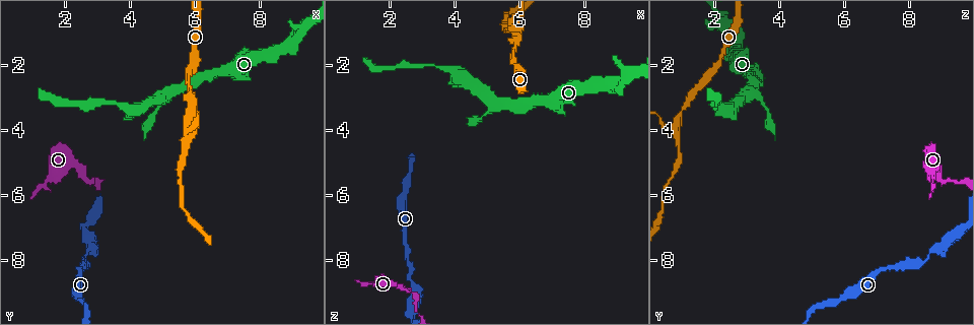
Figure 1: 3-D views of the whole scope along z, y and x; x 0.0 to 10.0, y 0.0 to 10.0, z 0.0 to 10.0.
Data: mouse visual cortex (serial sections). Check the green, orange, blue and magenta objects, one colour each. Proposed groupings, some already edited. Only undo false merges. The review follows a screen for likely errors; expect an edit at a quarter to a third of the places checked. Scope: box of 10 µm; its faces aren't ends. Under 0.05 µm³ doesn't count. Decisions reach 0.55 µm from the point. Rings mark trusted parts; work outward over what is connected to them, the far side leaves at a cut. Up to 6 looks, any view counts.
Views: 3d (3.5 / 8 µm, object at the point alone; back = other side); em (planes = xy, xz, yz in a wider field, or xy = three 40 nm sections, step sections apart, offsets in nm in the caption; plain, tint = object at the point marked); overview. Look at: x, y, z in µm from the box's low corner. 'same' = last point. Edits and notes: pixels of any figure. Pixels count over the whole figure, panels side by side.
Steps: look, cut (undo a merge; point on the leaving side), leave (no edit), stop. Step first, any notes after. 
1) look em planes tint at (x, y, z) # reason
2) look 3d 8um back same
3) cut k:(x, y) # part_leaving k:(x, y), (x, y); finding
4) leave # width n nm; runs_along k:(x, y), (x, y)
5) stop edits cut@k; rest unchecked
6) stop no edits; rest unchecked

look 3d 3.5um at (5.40, 2.85, 3.15) # a fork

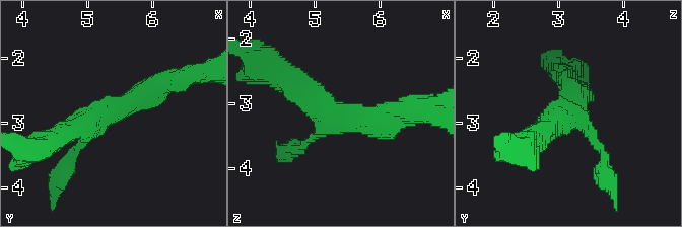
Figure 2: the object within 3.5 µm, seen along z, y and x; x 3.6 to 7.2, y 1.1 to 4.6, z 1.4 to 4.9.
look em xy step 3 tint at (5.40, 2.80, 3.15) # arms 3; arm_widths 150, 300, 400 nm

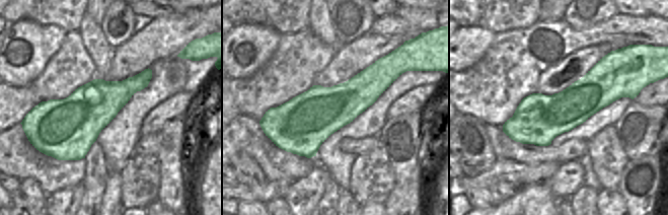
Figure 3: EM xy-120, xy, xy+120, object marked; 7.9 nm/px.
leave # width 420 nm; runs_along 2:(173, 82), (60, 135); one cell here

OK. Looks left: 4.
look 3d 3.5um at (2.65, 5.60, 9.05) # sharp bend

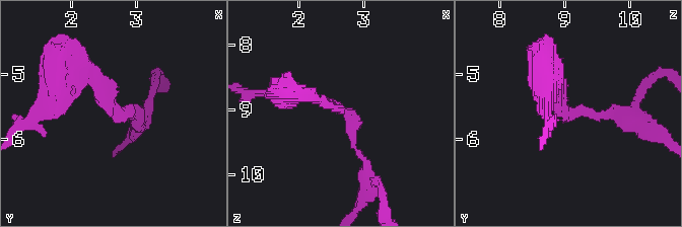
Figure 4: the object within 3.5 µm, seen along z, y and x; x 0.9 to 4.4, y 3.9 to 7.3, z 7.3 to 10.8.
look em xy step 2 tint at (2.70, 5.55, 9.05) # arm_widths 100, 200 nm

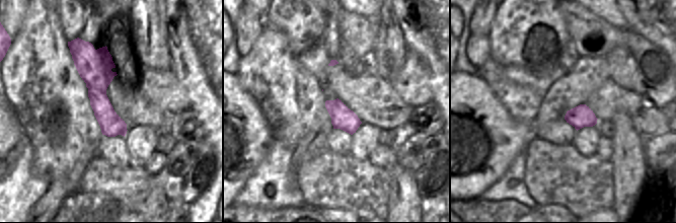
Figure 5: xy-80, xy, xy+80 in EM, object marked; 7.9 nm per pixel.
cut 4:(598, 115) # part_leaving 4:(563, 100), (566, 112), (623, 116), (628, 131); a second cell is stuck on

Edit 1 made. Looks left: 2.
look em xy step 5 tint at (5.95, 3.90, 0.80) # branch point

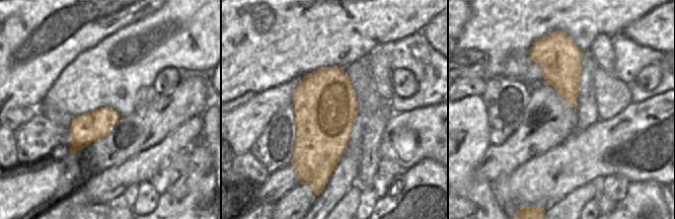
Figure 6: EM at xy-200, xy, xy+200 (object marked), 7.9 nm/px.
look 3d 3.5um same

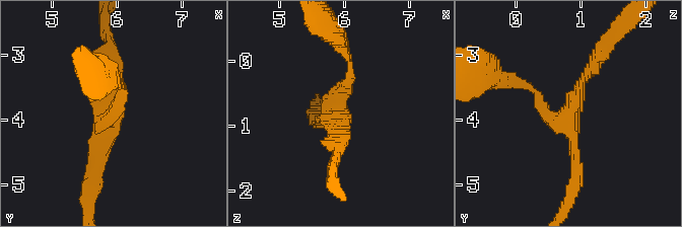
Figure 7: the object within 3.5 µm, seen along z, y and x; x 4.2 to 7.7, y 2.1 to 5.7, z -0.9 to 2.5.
leave # width 500 nm; runs_along 7:(601, 55), (569, 110), (576, 179); all the same cell

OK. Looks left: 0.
stop edits cut@4; rest unchecked

